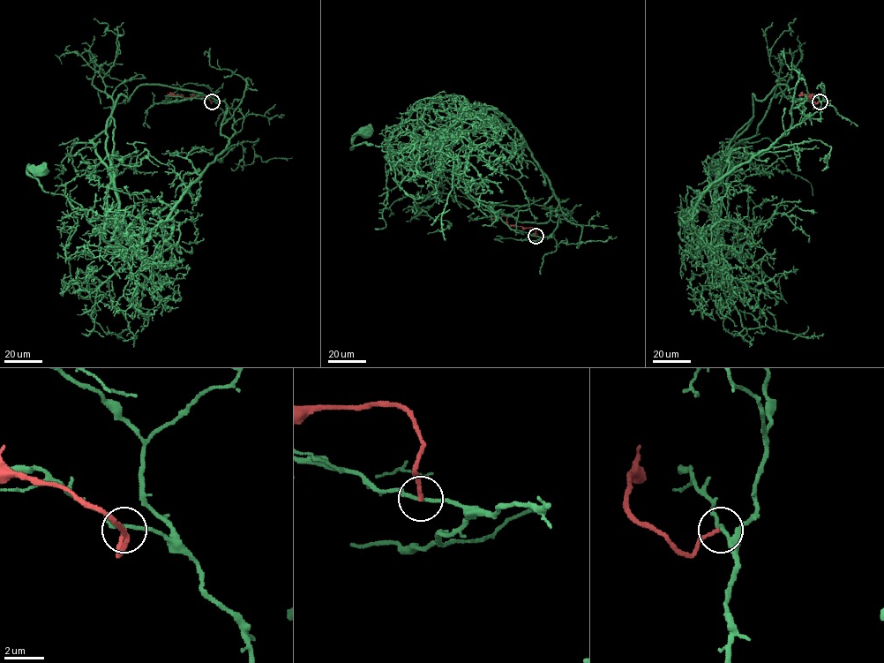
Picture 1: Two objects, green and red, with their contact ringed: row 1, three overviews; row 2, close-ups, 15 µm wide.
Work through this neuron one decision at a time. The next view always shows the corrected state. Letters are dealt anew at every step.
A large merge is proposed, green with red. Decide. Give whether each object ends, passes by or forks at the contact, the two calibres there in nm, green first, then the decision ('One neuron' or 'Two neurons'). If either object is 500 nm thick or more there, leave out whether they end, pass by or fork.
At the ring green passes by. At the ring red ends. Thickness 170 nm (green) against 200 nm. Two neurons

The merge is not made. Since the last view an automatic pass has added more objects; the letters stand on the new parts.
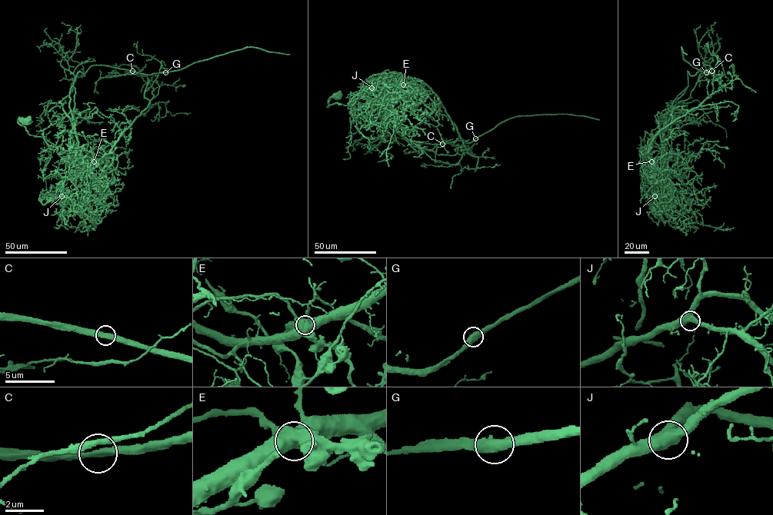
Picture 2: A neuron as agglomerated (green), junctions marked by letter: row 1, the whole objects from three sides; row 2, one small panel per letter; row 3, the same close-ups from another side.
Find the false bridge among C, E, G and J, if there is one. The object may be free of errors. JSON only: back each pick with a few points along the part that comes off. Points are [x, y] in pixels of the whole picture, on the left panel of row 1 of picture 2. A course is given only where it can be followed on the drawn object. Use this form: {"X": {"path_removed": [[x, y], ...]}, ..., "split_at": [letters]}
{"E": {"path_removed": [[94, 161], [75, 160], [62, 187], [72, 195], [83, 192], [84, 216], [95, 220], [93, 228], [87, 227]]}, "split_at": ["E"]}

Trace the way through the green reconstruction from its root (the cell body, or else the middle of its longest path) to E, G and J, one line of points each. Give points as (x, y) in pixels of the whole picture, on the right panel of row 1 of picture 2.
E: (663, 121), (664, 118), (673, 119), (670, 129), (672, 136), (671, 154), (664, 161), (651, 161)
G: (663, 121), (673, 119), (665, 161), (673, 101), (688, 86), (688, 71), (694, 75), (708, 65), (706, 72)
J: (663, 121), (664, 118), (673, 119), (671, 154), (651, 169), (648, 178), (654, 196)

